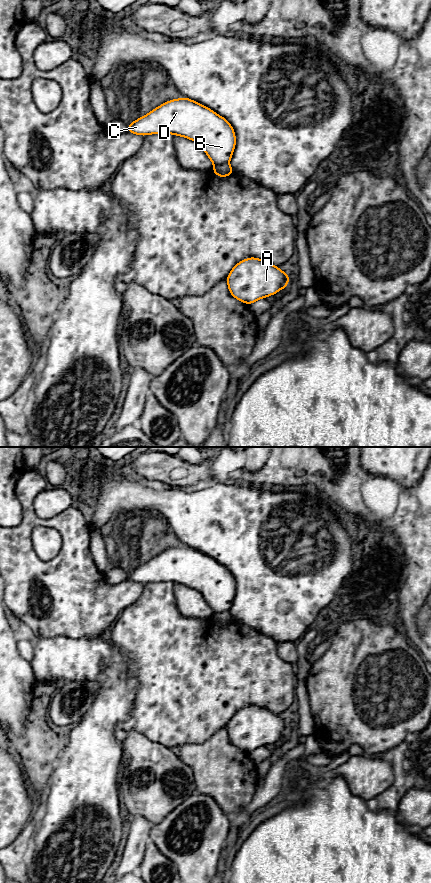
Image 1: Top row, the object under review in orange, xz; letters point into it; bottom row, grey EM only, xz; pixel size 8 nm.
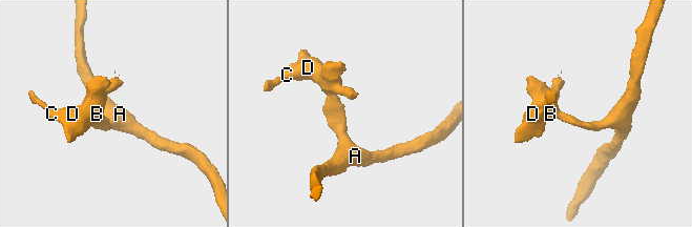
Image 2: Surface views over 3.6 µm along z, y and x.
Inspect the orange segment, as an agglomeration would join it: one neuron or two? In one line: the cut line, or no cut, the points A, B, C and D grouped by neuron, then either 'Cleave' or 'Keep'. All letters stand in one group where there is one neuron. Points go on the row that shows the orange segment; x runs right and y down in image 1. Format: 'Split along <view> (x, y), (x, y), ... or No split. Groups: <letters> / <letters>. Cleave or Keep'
Split along xz (228, 162), (214, 166). Groups: A / B C D. Cleave

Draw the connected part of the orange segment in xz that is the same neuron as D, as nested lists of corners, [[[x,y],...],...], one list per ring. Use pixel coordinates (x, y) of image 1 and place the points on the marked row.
[[[186,97],[167,101],[145,116],[129,123],[128,132],[141,136],[174,134],[188,138],[202,146],[214,166],[229,163],[236,145],[235,131],[224,117]]]

